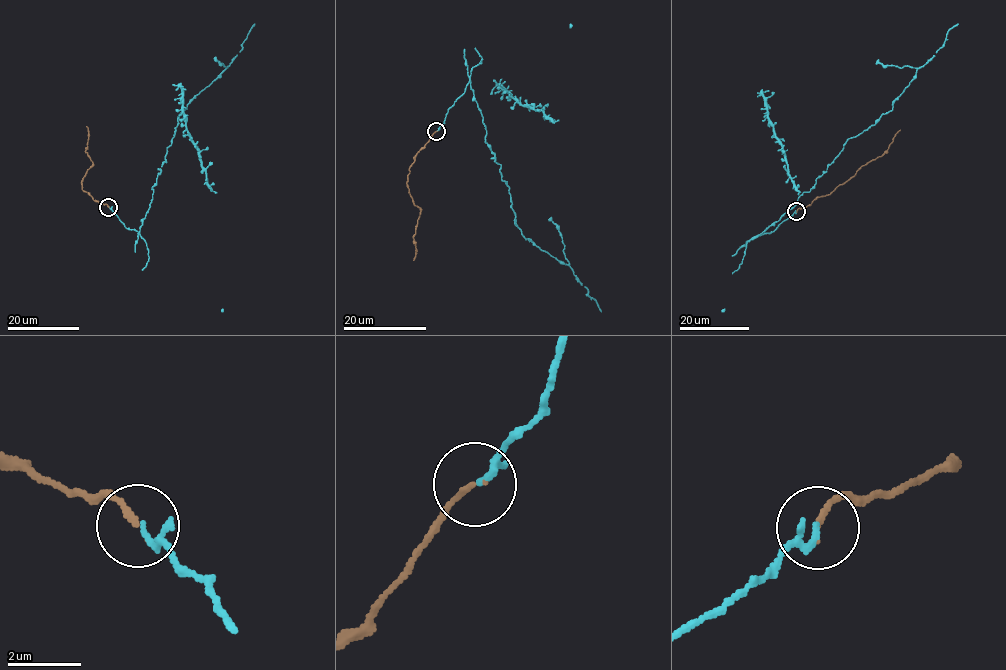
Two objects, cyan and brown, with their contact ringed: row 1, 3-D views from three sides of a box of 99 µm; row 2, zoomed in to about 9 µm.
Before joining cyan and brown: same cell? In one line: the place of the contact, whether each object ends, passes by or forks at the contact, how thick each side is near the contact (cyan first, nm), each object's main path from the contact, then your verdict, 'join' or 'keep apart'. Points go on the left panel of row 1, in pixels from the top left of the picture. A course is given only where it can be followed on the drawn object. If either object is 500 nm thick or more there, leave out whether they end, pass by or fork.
at (108, 207); cyan passes by; brown ends there; 130 nm thick on the cyan side, 150 nm on the other; cyan runs (109, 207), (126, 228), (139, 232), (152, 188), (166, 162), (177, 117), (225, 69), (255, 23); brown runs (108, 207), (82, 189), (83, 176), (93, 163), (85, 152), (88, 138), (86, 126); join

